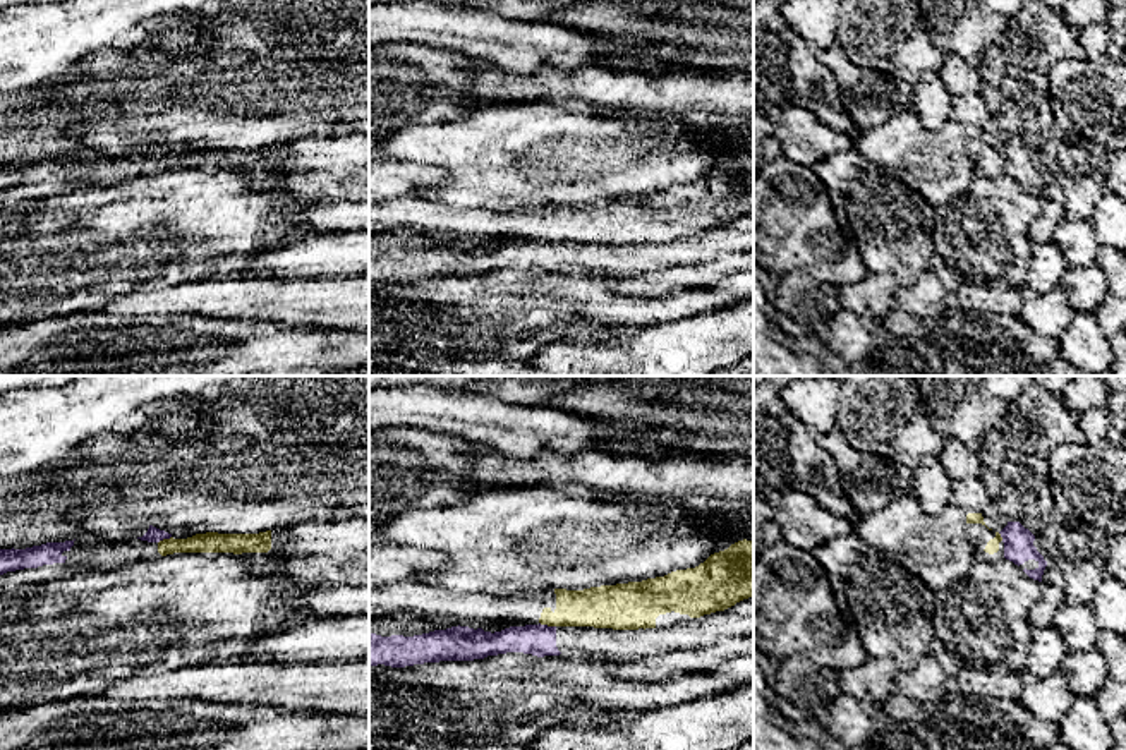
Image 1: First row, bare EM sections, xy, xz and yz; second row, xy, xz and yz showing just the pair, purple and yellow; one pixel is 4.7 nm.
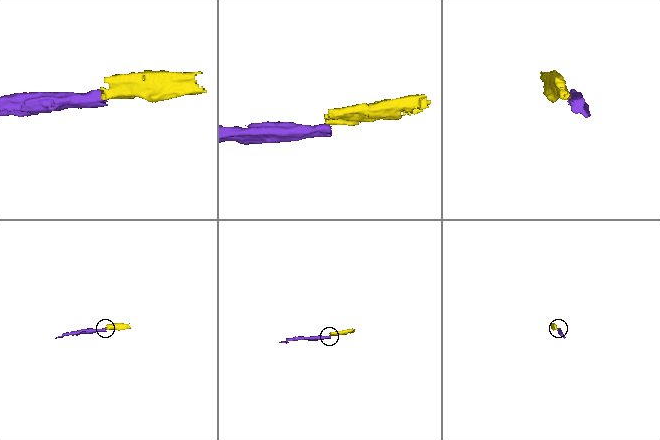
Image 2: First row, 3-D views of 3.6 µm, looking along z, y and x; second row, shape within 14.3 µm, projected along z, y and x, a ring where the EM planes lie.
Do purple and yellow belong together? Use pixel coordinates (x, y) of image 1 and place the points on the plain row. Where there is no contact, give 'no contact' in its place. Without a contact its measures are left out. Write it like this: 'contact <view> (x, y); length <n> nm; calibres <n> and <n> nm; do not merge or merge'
contact xz (546, 241); length 80 nm; calibres 150 and 190 nm; do not merge

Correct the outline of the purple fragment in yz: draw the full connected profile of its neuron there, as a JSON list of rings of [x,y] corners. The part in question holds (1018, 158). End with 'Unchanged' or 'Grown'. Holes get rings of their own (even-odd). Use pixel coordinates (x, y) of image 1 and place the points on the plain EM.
[[[1008,137],[999,149],[1004,158],[1004,173],[1018,180],[1030,194],[1042,197],[1047,177],[1033,161],[1035,151],[1020,137]]]. Grown

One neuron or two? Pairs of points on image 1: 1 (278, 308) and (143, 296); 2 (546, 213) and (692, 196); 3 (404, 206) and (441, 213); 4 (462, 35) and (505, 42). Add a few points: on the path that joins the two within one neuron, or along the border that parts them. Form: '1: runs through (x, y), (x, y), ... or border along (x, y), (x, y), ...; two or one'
1: runs through (244, 299), (177, 299); one
2: runs through (582, 220), (637, 220), (656, 211); one
3: runs through (412, 213), (433, 213); one
4: runs through (472, 35), (495, 38); one

